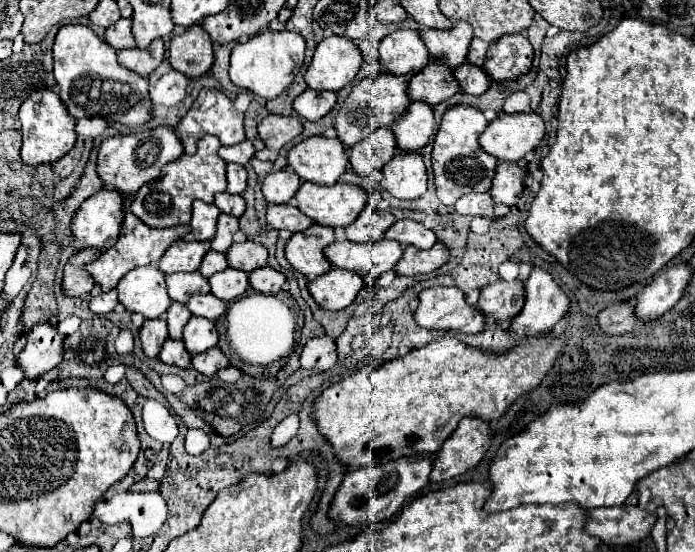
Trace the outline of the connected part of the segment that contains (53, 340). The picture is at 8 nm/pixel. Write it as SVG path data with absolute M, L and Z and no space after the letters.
M50 323L36 325L18 355L18 365L30 381L40 379L62 361L62 337Z

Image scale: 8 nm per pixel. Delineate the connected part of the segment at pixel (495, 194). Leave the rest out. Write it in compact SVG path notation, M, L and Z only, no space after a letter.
M500 161L498 167L496 167L496 175L494 175L494 181L492 181L492 189L490 189L492 199L496 203L508 205L508 207L516 205L518 195L524 189L524 175L526 175L526 171L520 169L516 163Z

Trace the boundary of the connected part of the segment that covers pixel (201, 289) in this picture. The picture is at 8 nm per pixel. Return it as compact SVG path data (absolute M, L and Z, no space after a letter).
M198 271L194 273L174 273L166 277L166 291L172 301L186 303L194 293L210 293L208 279Z

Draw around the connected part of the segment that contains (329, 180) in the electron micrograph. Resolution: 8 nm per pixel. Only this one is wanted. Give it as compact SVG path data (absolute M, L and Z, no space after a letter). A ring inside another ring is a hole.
M310 137L294 145L288 153L288 167L302 181L316 185L334 185L348 167L344 145L340 139Z

